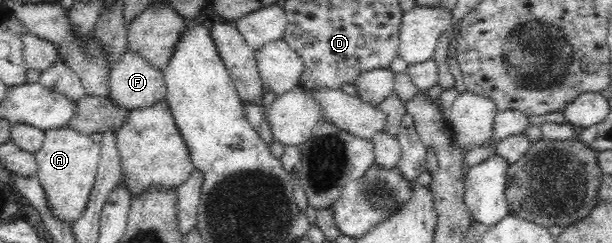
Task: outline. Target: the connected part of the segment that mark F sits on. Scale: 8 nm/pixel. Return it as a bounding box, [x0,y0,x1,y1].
[108,48,167,109]

